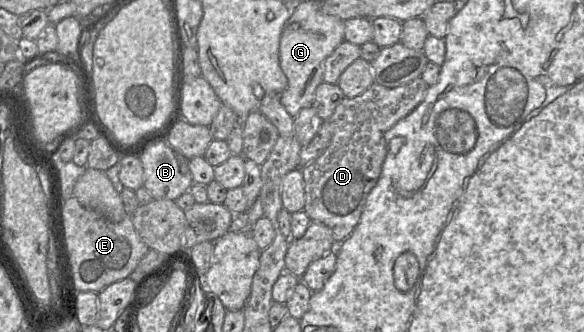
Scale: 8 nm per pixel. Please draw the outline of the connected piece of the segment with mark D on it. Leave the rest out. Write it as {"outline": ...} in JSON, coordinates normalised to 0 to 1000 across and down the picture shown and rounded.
{"outline":[[[721,232],[712,235],[693,256],[675,262],[675,265],[659,262],[640,247],[618,286],[604,295],[591,292],[574,325],[574,334],[570,337],[568,349],[562,361],[553,361],[553,364],[563,364],[563,370],[568,380],[568,419],[560,449],[541,482],[529,491],[522,503],[515,506],[519,521],[521,572],[522,572],[522,620],[519,633],[526,642],[526,648],[534,666],[546,666],[555,678],[558,678],[568,696],[570,720],[575,732],[575,741],[580,738],[589,720],[598,714],[603,696],[606,693],[606,687],[611,681],[618,654],[618,642],[625,620],[628,590],[634,581],[634,575],[640,566],[640,560],[644,557],[651,533],[654,497],[661,470],[659,401],[670,383],[673,383],[683,361],[695,352],[714,316],[719,313],[719,307],[724,301],[729,283],[731,268],[733,268],[733,256],[726,241],[721,238]]]}

